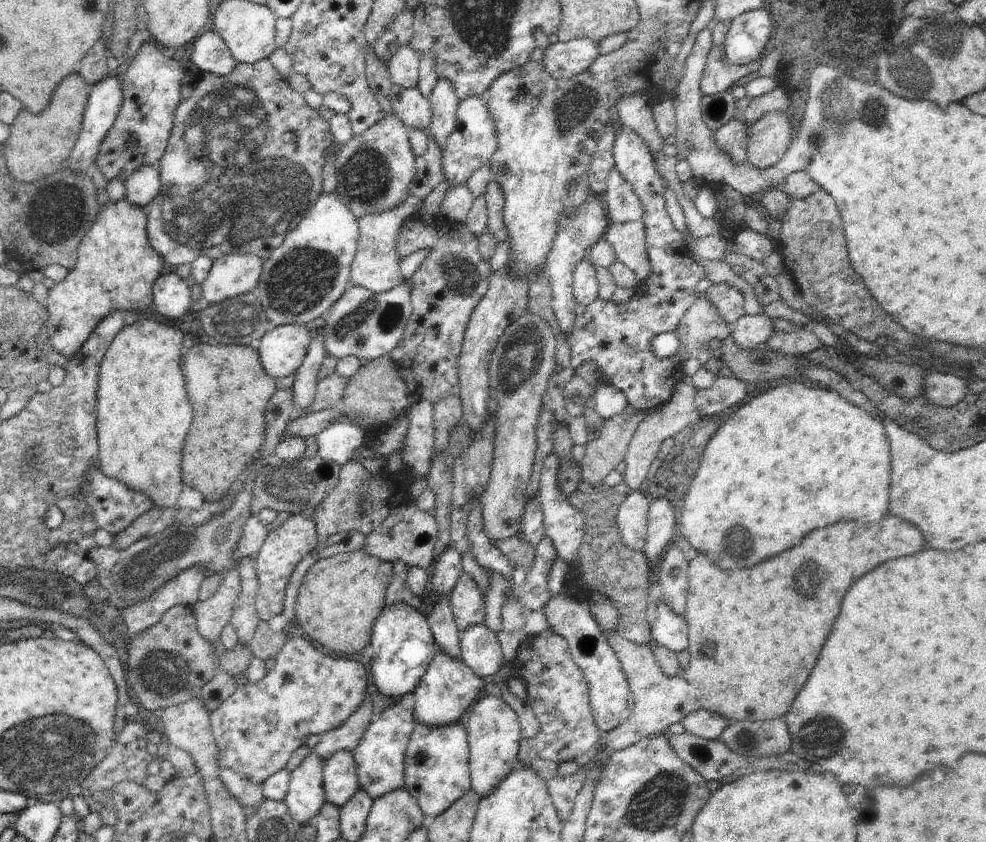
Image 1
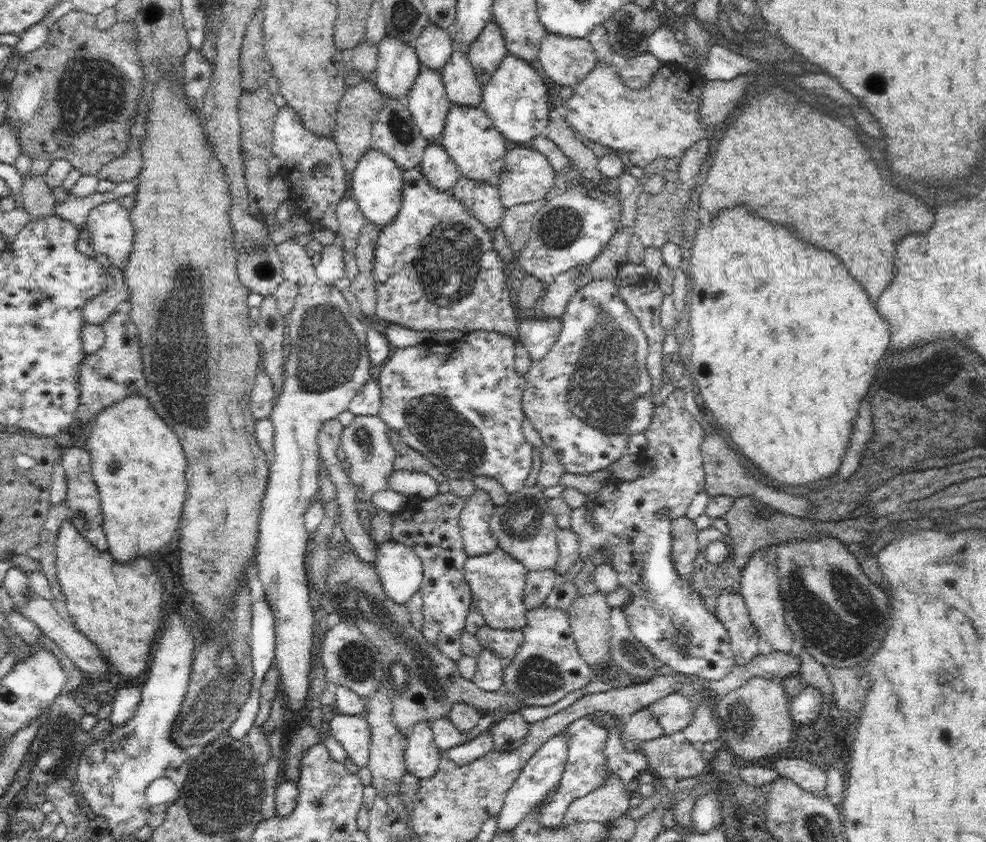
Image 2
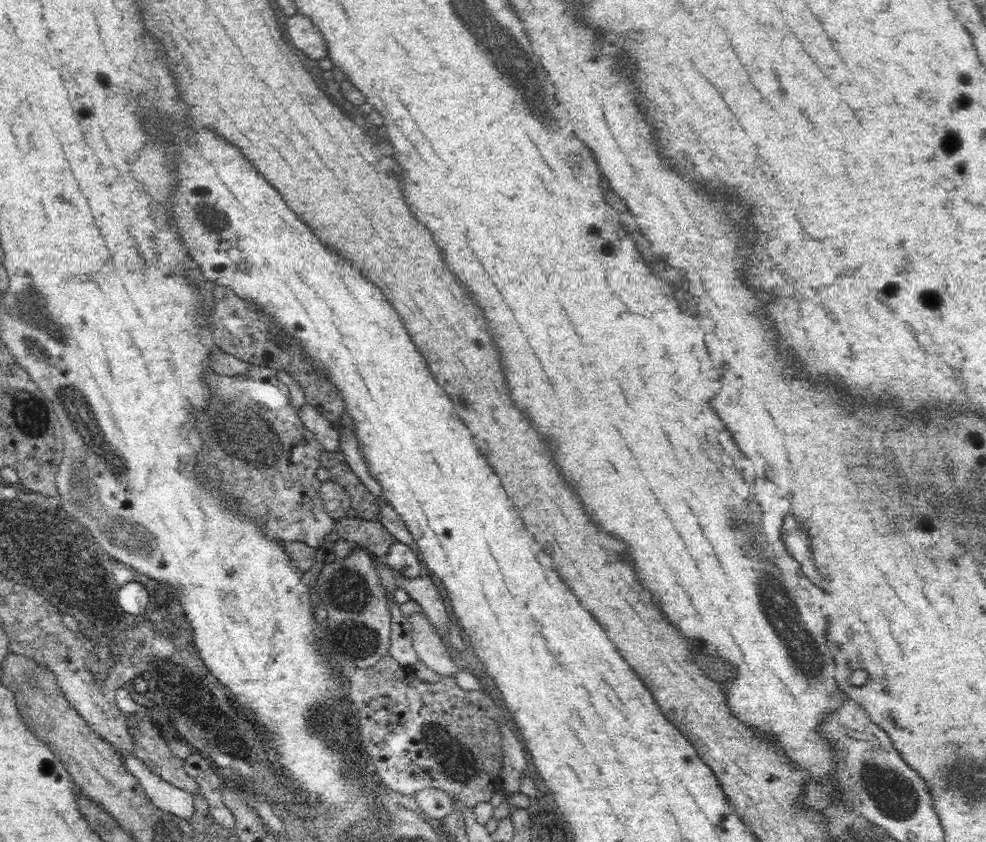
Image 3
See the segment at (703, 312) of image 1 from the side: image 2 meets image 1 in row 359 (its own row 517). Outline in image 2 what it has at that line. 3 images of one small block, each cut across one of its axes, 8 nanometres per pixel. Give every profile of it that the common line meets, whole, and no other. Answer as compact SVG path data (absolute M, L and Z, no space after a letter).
M686 515L672 519L672 561L678 574L692 578L694 562L699 555L698 528Z

